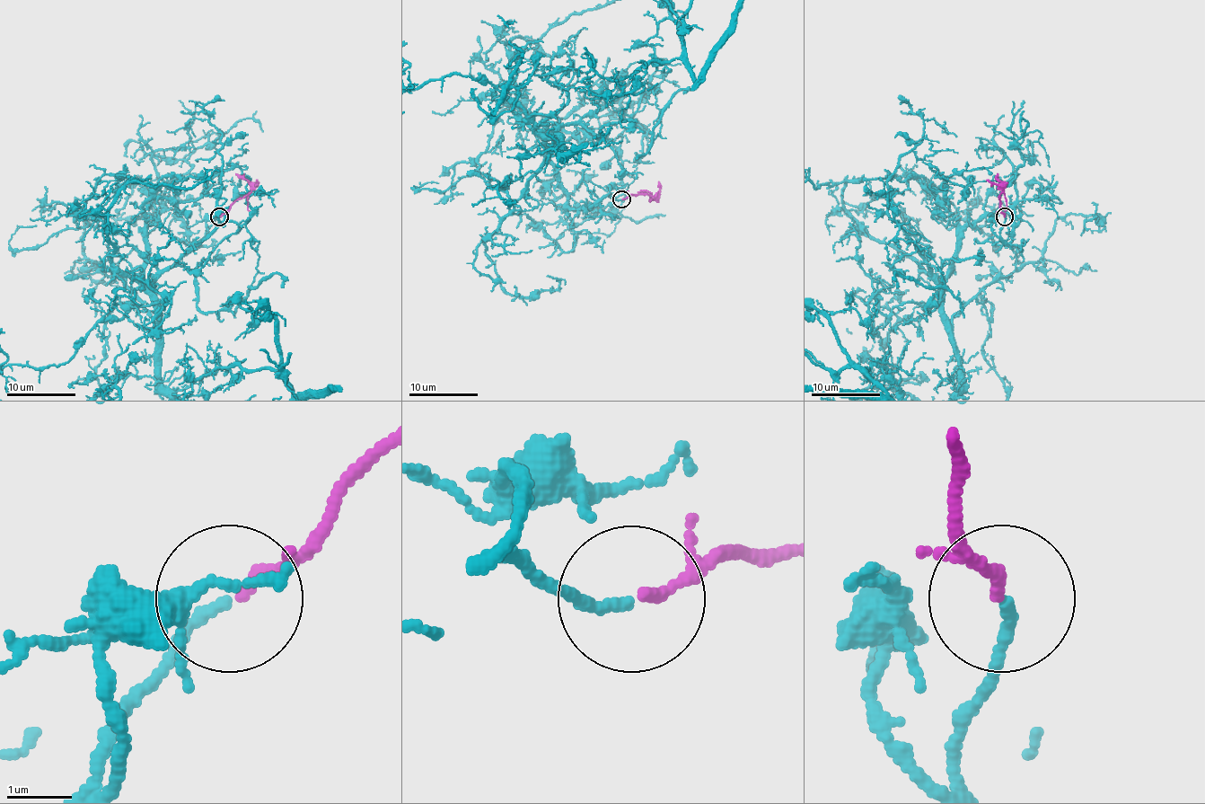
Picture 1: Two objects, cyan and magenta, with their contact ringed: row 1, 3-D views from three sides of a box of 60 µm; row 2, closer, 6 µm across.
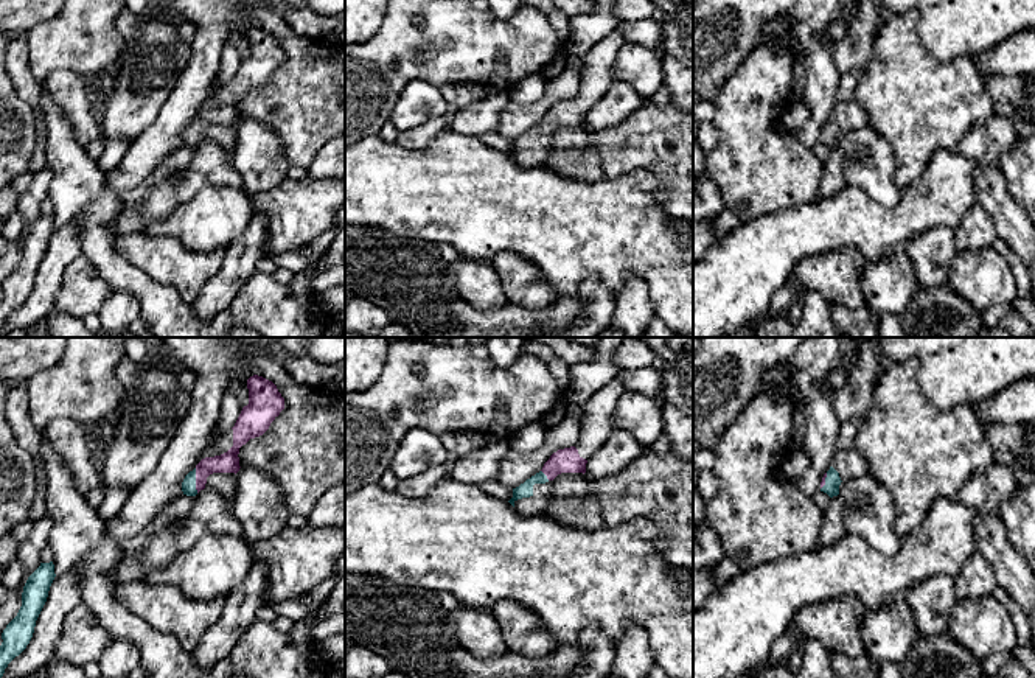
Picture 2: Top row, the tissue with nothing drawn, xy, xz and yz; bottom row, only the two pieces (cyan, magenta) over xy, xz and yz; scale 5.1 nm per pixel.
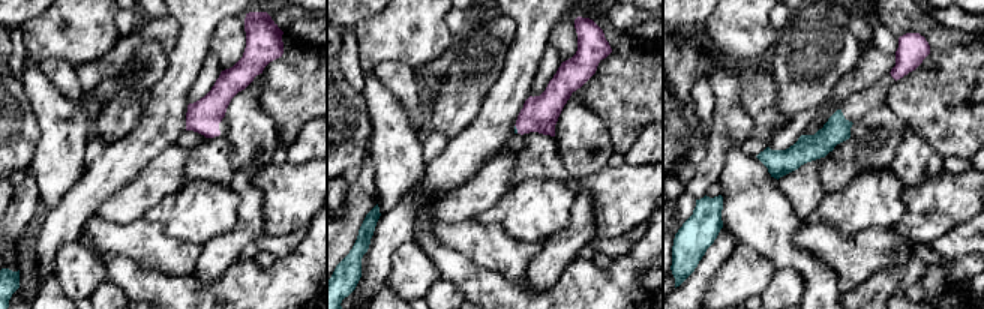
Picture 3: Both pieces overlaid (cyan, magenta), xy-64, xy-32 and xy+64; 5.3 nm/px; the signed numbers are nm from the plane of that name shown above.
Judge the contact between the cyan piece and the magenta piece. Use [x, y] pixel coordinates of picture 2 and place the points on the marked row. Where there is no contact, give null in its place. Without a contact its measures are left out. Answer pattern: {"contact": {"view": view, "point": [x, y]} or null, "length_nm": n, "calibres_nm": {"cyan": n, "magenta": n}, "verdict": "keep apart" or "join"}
{"contact": {"view": "xy", "point": [195, 481]}, "length_nm": 130, "calibres_nm": {"cyan": 80, "magenta": 110}, "verdict": "join"}

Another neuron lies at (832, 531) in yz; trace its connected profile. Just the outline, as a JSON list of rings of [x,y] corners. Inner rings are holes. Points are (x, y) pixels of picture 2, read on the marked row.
[[[839,495],[830,498],[830,504],[824,510],[822,527],[819,532],[821,544],[835,544],[845,535],[844,510],[845,502]]]

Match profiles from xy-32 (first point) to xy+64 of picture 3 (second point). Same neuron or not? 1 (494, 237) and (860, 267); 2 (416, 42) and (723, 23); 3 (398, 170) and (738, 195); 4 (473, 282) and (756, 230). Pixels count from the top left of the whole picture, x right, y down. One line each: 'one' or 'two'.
1: one
2: one
3: one
4: one

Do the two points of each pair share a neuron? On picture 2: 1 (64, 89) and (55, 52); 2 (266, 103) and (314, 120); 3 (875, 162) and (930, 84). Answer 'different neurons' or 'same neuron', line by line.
1: different neurons
2: same neuron
3: different neurons

